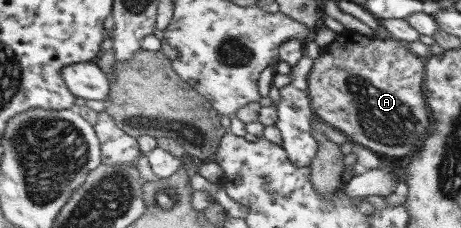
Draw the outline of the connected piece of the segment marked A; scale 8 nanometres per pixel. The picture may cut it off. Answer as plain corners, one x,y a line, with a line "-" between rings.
343,30
337,35
337,38
330,43
324,50
320,52
320,55
315,59
314,67
308,77
309,83
309,97
311,100
311,107
315,113
315,116
320,118
324,123
330,124
334,129
339,130
344,134
347,139
350,139
357,145
366,147
376,154
382,154
384,156
390,156
393,158
403,157
420,149
422,141
424,141
424,135
430,127
430,119
428,119
428,111
426,111
427,103
424,103
424,97
422,97
422,61
419,57
412,54
412,52
406,51
406,48
393,38
380,39
380,37
364,36
356,31

